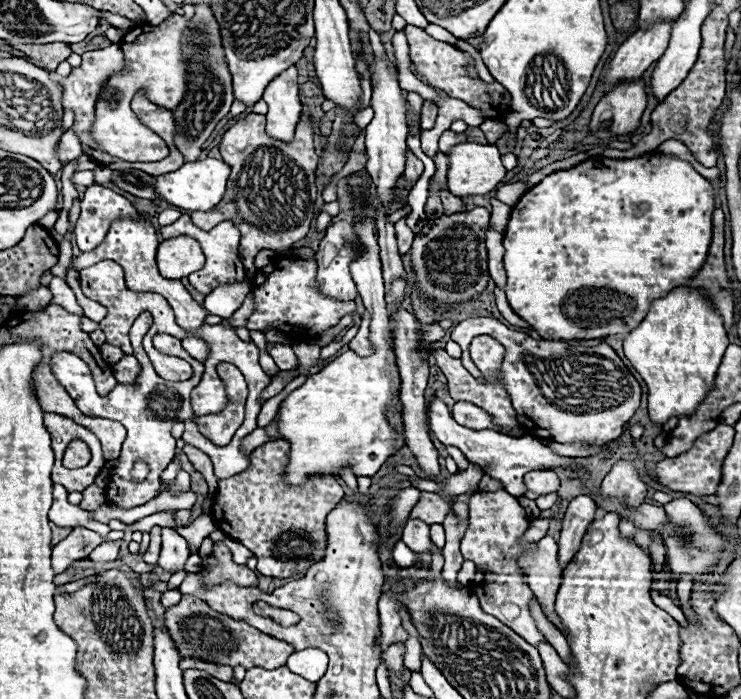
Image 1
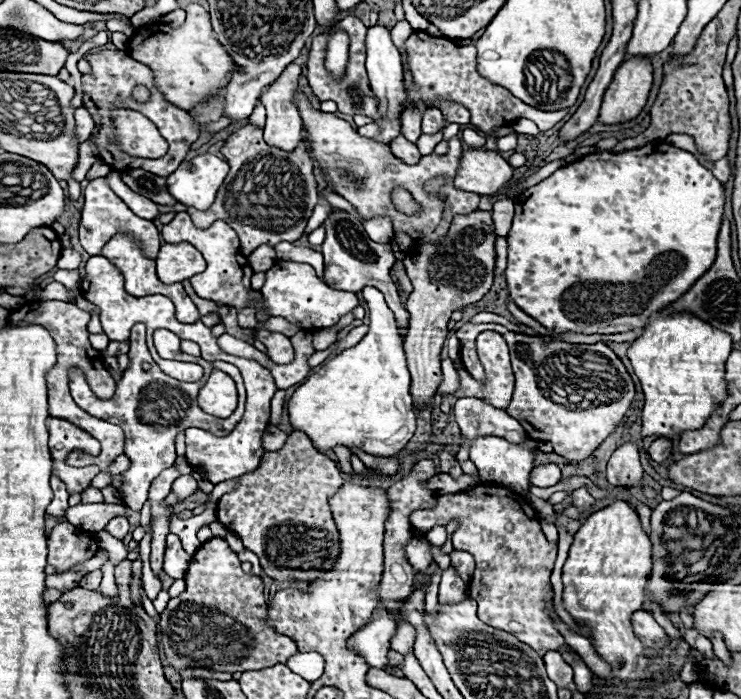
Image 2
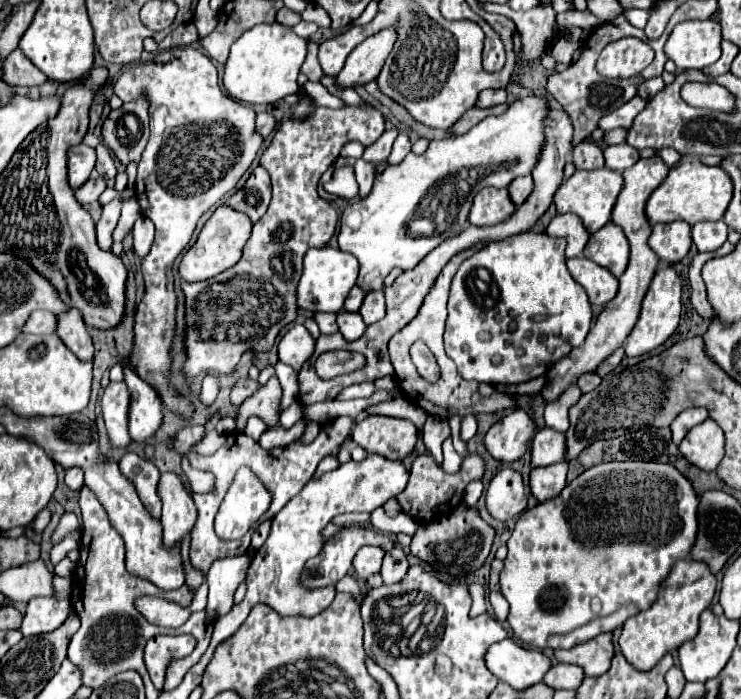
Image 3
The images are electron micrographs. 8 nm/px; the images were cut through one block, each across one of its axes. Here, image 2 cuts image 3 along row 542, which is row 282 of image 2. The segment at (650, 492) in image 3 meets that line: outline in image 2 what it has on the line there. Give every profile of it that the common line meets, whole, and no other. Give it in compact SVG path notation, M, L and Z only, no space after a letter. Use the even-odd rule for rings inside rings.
M664 140L650 142L638 150L628 150L620 154L612 154L612 152L588 154L582 160L556 170L554 174L532 186L532 190L528 188L522 196L518 196L512 230L508 234L506 280L508 280L510 298L522 312L526 312L536 322L540 322L546 330L552 332L622 334L636 328L644 328L654 312L662 310L670 302L676 302L694 284L694 280L698 280L712 266L716 258L716 236L720 230L722 214L724 214L724 188L720 180L716 180L710 170L698 164L698 160L690 152L666 144Z

